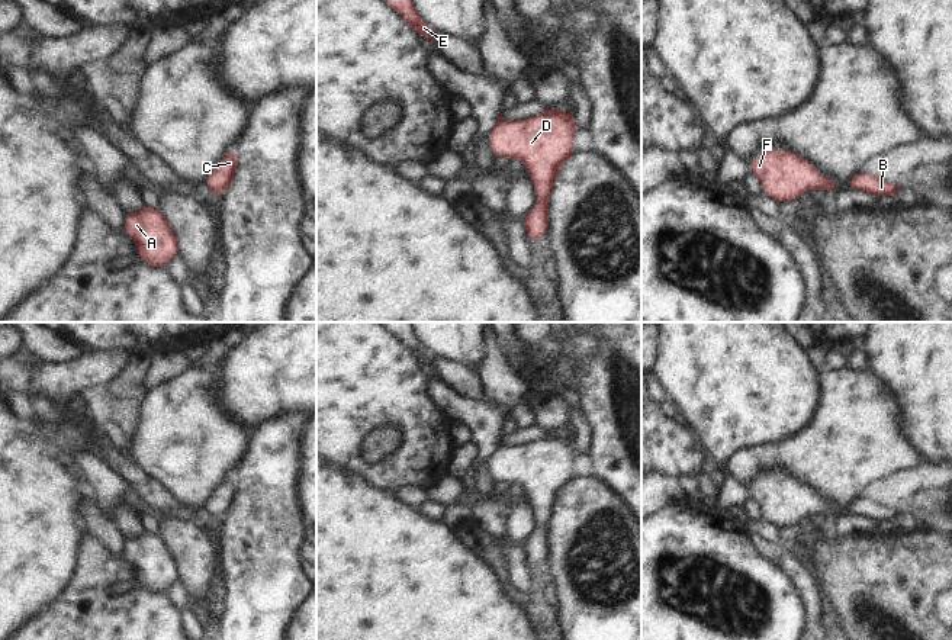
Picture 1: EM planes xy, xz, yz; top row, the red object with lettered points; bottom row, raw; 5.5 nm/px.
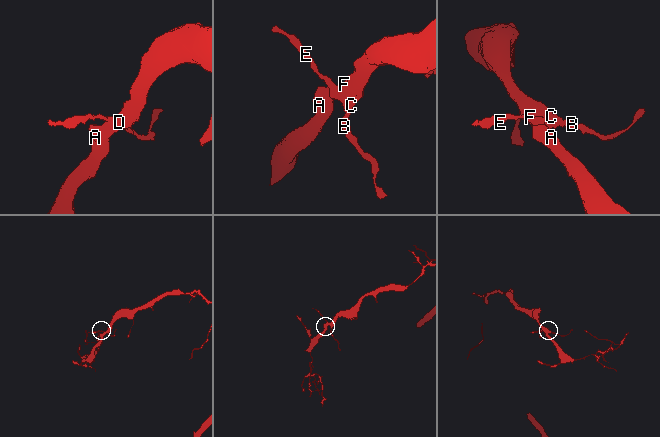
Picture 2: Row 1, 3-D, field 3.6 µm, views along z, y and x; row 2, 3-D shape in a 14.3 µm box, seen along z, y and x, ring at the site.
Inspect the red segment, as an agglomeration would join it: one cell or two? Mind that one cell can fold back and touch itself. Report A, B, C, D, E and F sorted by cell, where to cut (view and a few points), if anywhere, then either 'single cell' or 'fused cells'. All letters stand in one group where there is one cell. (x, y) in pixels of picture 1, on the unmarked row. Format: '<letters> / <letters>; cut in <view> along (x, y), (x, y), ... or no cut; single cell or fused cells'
A B C D E F; no cut; single cell

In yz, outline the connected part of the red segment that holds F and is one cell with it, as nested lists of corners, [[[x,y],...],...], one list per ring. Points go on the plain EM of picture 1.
[[[766,475],[749,489],[750,498],[762,506],[762,520],[778,528],[789,528],[814,514],[840,517],[834,505],[826,505],[811,486],[791,476]]]

